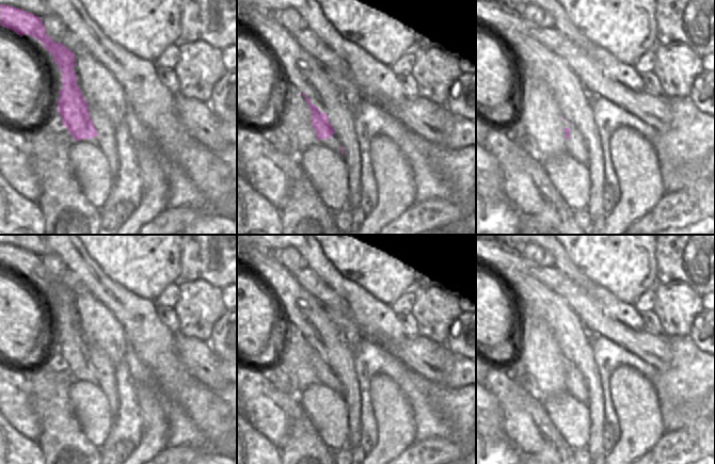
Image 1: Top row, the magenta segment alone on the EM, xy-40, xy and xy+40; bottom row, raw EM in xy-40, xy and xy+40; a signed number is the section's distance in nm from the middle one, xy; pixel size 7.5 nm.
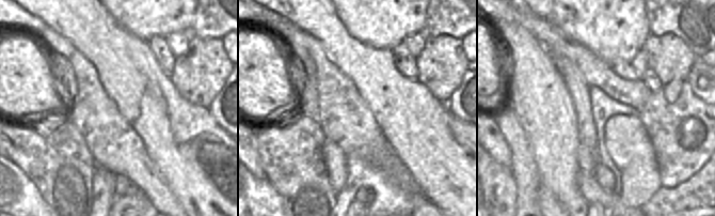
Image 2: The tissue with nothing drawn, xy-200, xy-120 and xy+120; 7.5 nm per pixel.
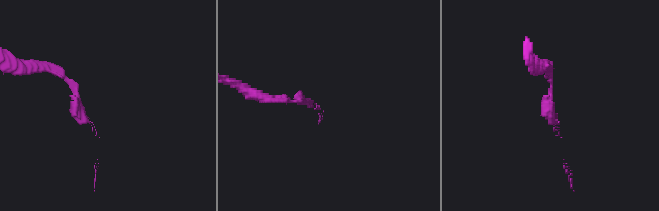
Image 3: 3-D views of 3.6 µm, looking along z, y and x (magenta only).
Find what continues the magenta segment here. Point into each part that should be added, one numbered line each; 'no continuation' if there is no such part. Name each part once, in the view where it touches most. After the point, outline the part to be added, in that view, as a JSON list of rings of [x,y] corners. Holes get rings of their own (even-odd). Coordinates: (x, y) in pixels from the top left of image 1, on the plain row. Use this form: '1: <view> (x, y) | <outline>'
1: xy+40 (575, 384) | [[[563,358],[563,367],[570,368],[570,377],[566,378],[566,390],[577,401],[587,403],[589,393],[582,373],[568,358]]]

